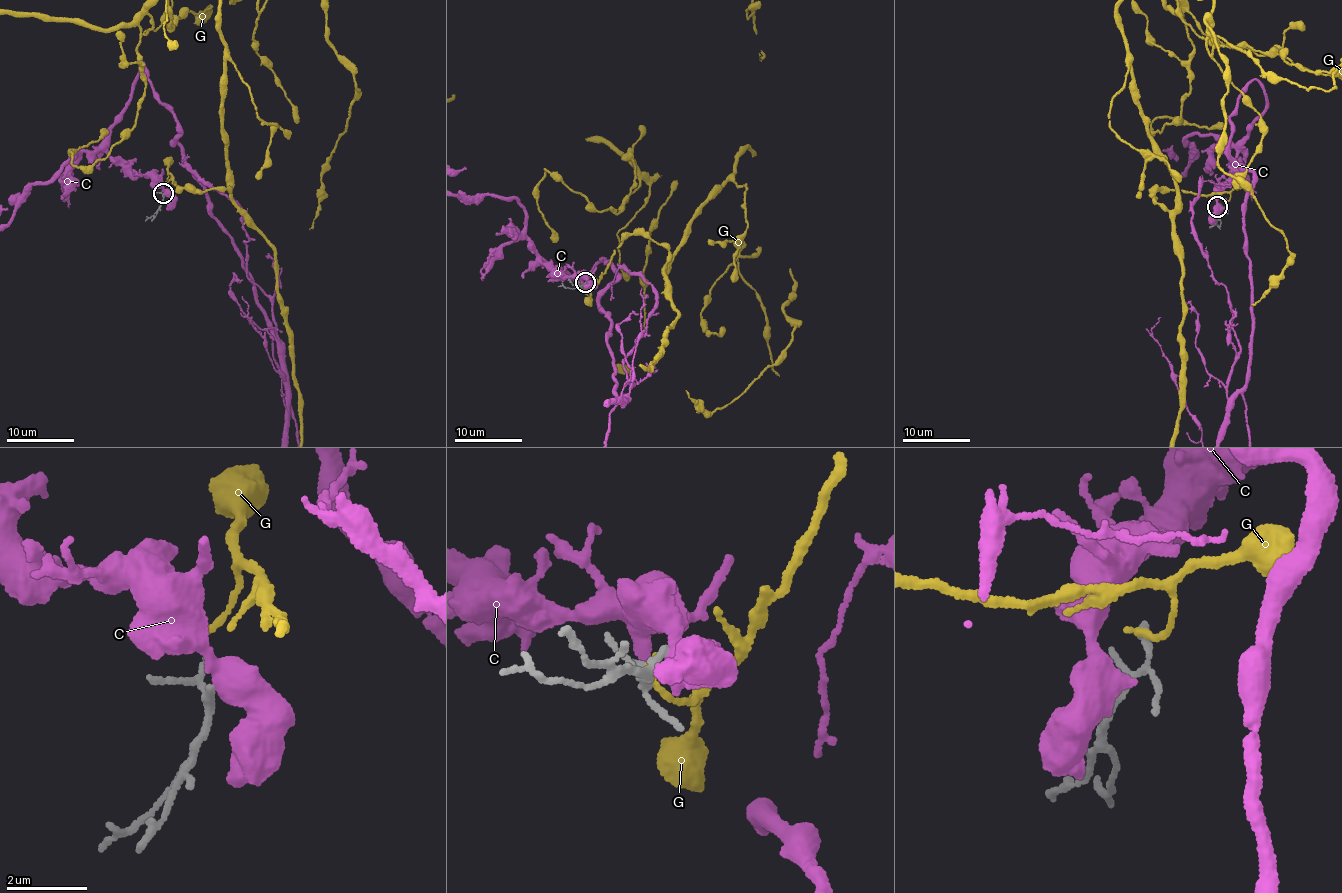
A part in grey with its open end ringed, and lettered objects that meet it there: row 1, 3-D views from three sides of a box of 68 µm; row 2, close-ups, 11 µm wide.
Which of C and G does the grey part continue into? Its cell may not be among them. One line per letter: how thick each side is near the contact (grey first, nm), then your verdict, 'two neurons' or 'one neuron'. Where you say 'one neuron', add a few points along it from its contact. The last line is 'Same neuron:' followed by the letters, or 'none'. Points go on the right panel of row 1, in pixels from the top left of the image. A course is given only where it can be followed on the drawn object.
C: 150/500 nm | two neurons
G: 140/150 nm | two neurons
Same neuron: none

